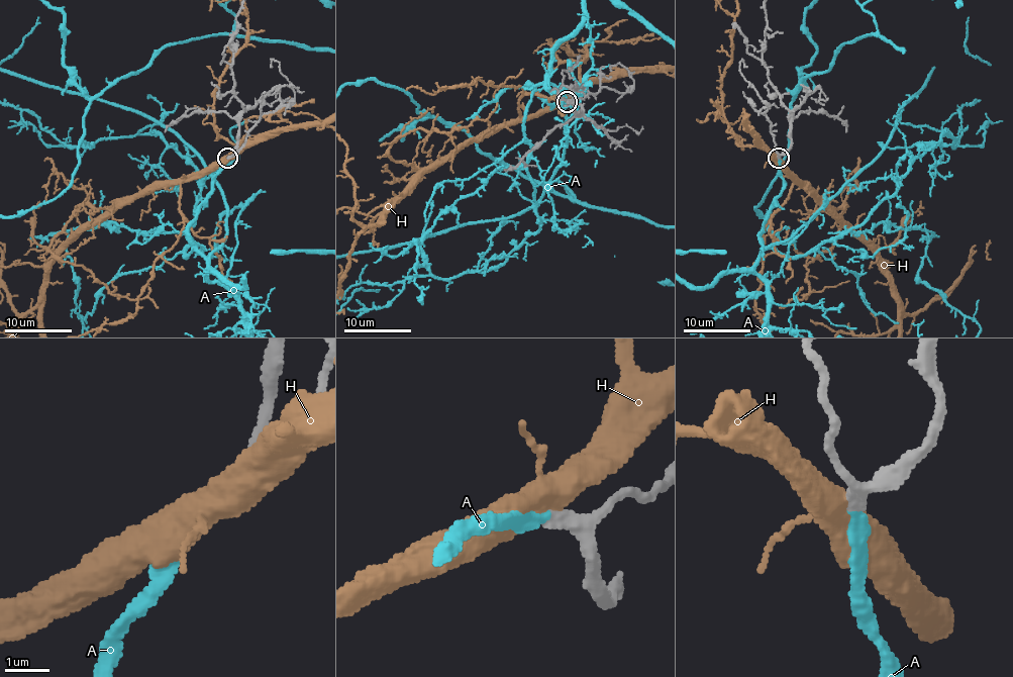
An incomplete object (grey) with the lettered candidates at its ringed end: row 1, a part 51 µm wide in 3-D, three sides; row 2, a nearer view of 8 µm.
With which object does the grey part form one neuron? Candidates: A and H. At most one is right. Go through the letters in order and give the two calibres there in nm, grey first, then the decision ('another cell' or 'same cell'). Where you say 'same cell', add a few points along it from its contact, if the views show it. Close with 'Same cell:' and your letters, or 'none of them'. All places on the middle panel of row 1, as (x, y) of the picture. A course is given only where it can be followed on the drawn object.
A: 240/280 nm | same cell | via (568, 101), (552, 106), (527, 84), (559, 93), (564, 159), (515, 214)
H: 280/440 nm | another cell
Same cell: A

